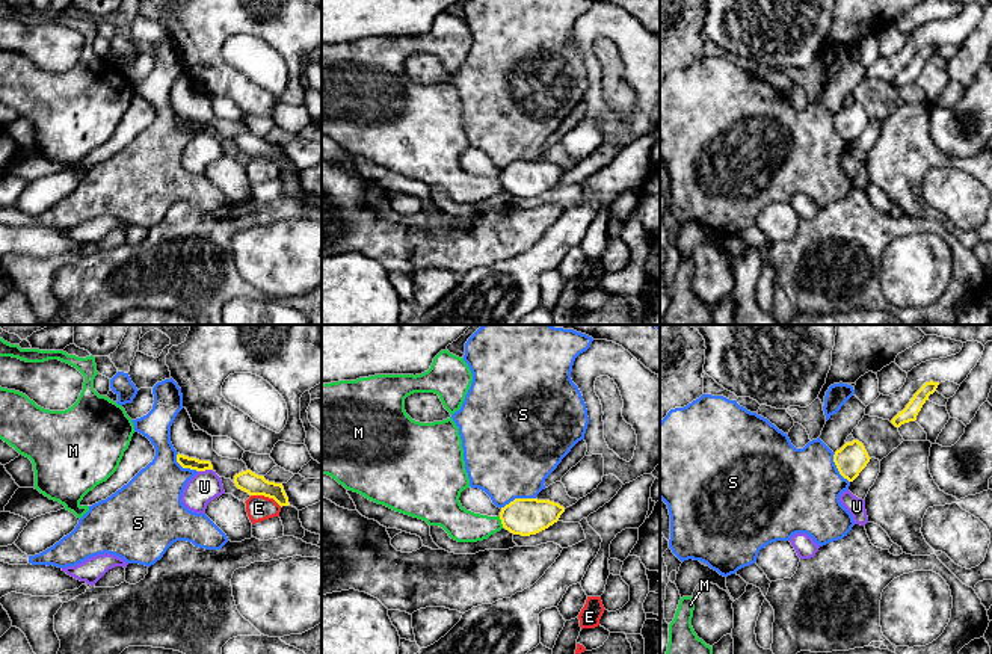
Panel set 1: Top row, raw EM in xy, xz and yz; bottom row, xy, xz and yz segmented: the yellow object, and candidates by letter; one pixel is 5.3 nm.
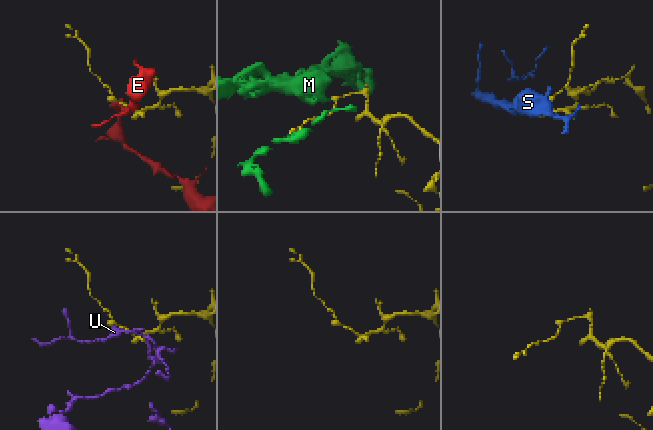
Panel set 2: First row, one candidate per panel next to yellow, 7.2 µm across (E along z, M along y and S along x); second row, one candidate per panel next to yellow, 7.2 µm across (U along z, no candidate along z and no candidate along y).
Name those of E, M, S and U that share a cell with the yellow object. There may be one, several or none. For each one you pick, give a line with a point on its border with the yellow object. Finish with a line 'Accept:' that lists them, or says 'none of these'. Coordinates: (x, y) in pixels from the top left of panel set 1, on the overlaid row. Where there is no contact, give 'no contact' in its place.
Accept: none of these

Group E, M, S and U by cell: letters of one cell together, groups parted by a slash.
E / M / S / U

